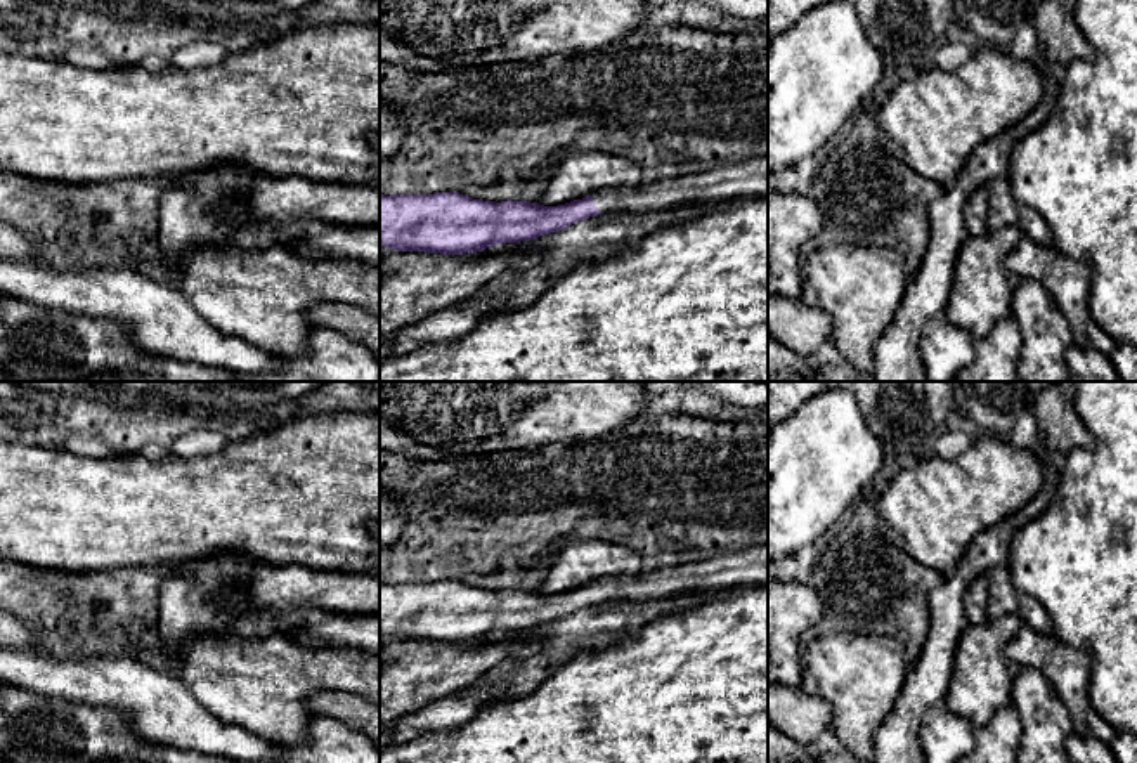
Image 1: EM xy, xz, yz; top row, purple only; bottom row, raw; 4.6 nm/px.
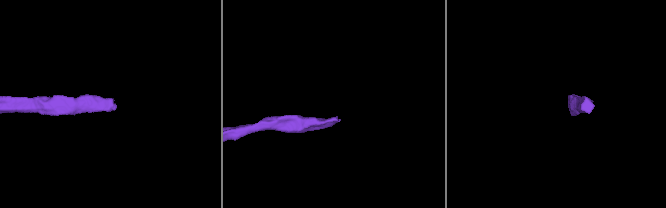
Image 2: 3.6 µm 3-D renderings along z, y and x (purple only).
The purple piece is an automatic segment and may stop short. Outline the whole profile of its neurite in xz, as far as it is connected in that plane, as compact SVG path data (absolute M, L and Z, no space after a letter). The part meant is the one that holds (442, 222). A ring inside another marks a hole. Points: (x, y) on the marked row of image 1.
M768 156L636 189L598 191L558 206L511 199L494 203L459 192L380 194L380 246L463 255L537 239L600 213L716 208L750 198L768 198Z

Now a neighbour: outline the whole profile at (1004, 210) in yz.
M997 177L986 186L988 192L988 231L1017 227L1026 238L1040 246L1054 246L1054 236L1045 218L1033 208L1021 205L1014 194L1009 177Z

